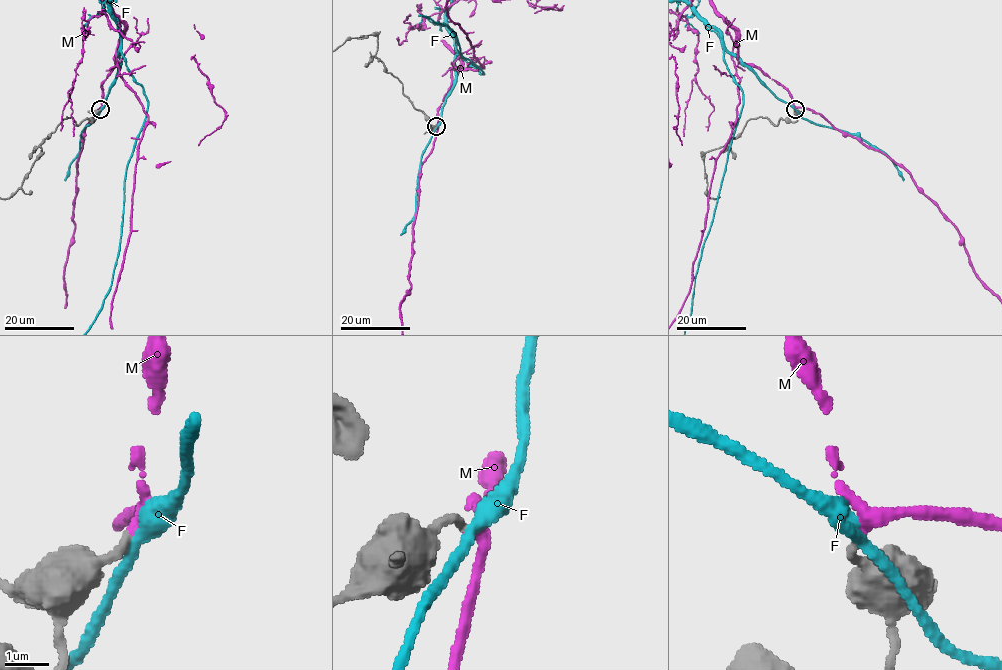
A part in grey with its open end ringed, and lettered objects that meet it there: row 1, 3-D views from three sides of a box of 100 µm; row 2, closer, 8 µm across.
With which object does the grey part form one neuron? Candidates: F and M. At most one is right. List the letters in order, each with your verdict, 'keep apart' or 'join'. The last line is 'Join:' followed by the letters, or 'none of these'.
F: keep apart
M: join
Join: M

